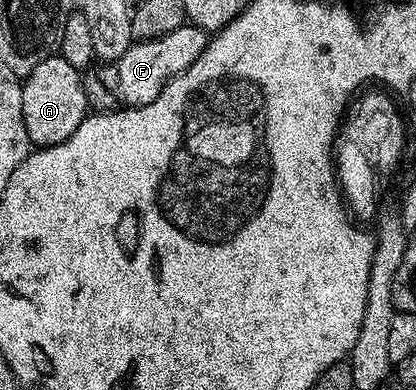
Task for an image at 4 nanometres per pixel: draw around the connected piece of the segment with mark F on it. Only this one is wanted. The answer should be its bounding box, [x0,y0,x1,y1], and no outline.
[116,24,207,108]

